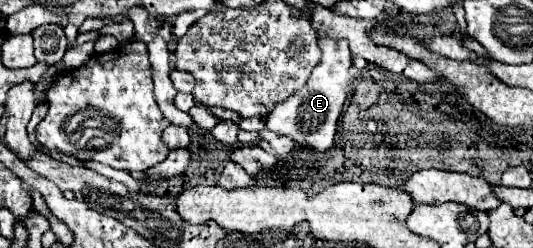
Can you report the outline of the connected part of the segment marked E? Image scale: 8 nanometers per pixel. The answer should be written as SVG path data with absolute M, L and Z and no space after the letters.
M322 37L318 41L318 47L322 51L322 61L312 71L308 83L304 85L304 89L298 89L292 97L272 109L272 113L266 117L266 127L280 135L288 135L302 145L308 145L314 151L326 151L334 143L336 123L342 113L344 99L348 97L348 85L352 81L348 69L352 65L352 55L348 49L348 41L342 39Z

